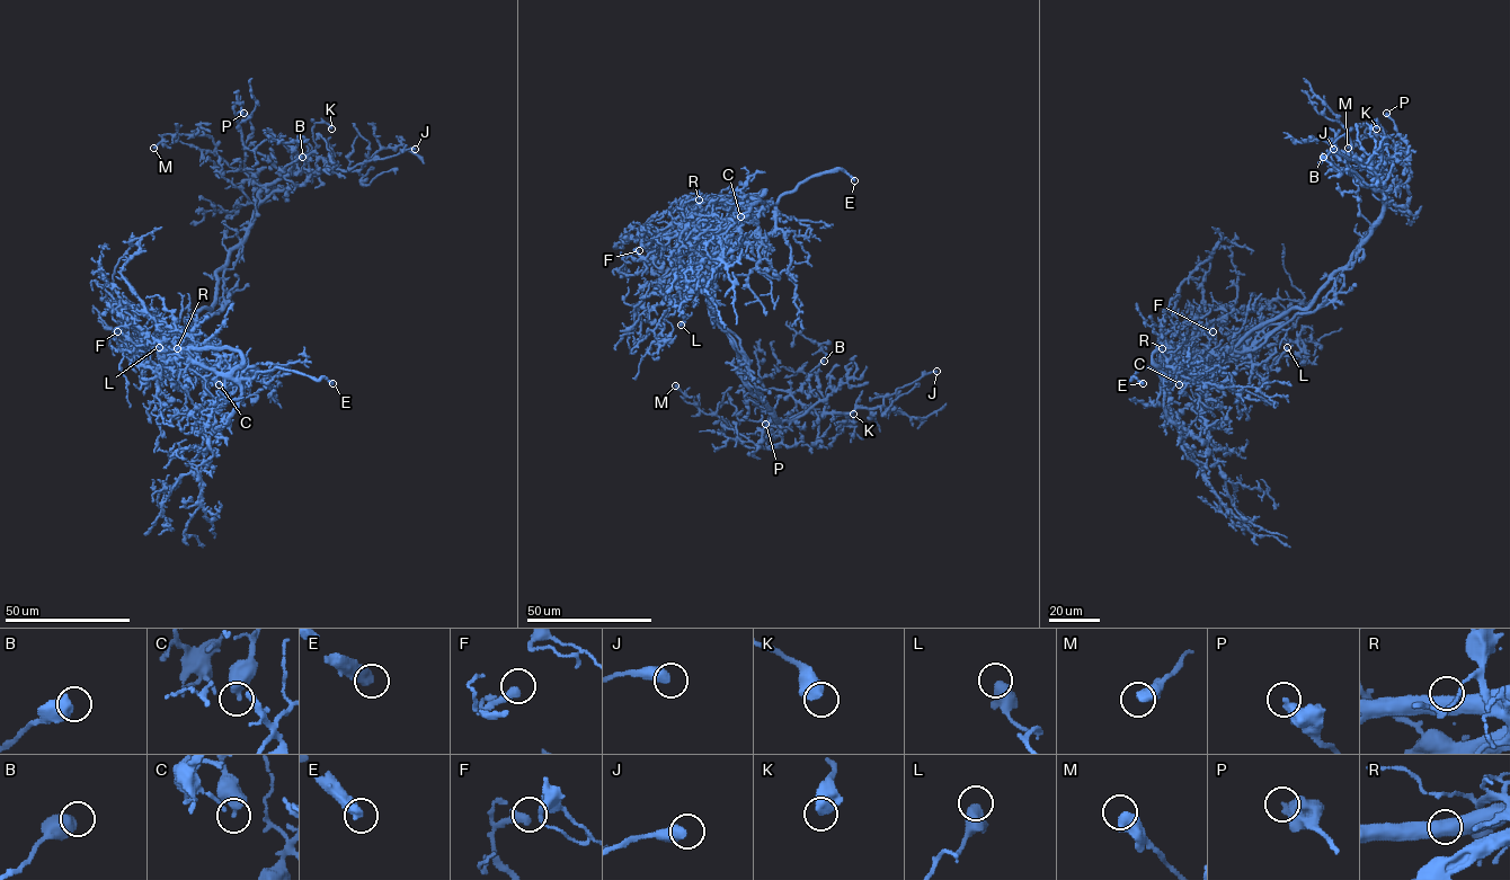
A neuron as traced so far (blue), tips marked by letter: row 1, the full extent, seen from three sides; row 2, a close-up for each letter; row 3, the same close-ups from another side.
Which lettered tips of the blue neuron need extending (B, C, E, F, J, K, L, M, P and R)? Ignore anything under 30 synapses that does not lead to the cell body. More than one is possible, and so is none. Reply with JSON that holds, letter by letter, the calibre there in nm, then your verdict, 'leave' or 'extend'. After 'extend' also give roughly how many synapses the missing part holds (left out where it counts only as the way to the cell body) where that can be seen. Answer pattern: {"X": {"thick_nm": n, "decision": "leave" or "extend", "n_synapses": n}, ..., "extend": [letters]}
{"B": {"thick_nm": 600, "decision": "leave"}, "C": {"thick_nm": 500, "decision": "leave"}, "E": {"thick_nm": 500, "decision": "extend"}, "F": {"thick_nm": 400, "decision": "leave"}, "J": {"thick_nm": 500, "decision": "leave"}, "K": {"thick_nm": 600, "decision": "leave"}, "L": {"thick_nm": 360, "decision": "leave"}, "M": {"thick_nm": 480, "decision": "leave"}, "P": {"thick_nm": 340, "decision": "leave"}, "R": {"thick_nm": 500, "decision": "leave"}, "extend": ["E"]}

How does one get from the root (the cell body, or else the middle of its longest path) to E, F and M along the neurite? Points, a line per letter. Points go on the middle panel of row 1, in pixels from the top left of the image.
E: (714, 317), (711, 241), (742, 201), (775, 204), (810, 177), (837, 169), (854, 180)
F: (714, 317), (714, 274), (692, 256), (690, 222), (665, 233), (645, 258), (634, 252), (639, 250)
M: (714, 317), (736, 349), (745, 383), (779, 420), (781, 441), (745, 446), (726, 420), (687, 403), (675, 385)

